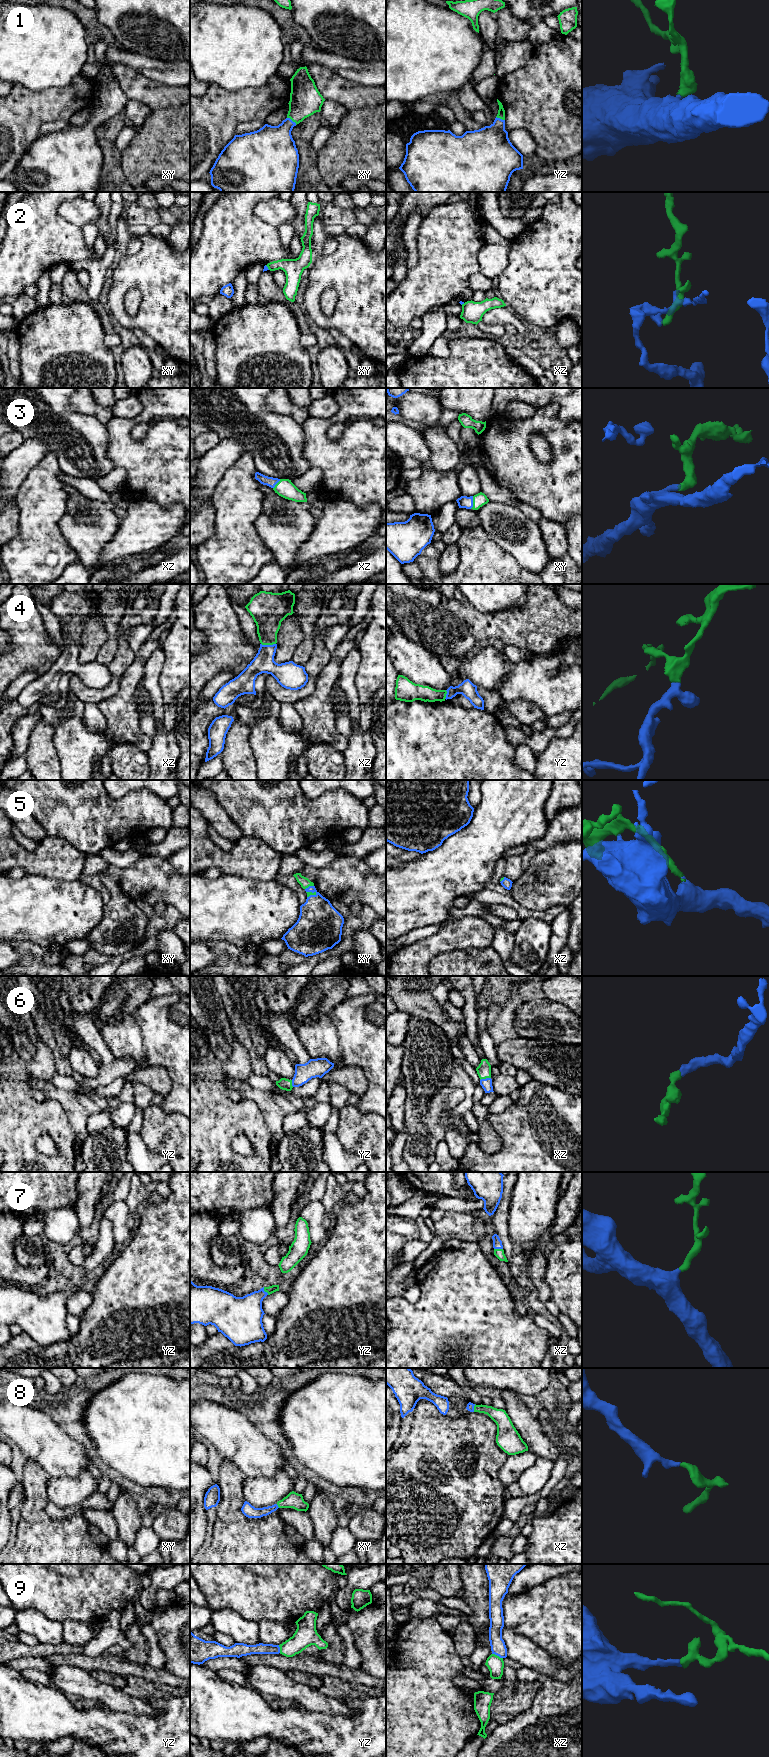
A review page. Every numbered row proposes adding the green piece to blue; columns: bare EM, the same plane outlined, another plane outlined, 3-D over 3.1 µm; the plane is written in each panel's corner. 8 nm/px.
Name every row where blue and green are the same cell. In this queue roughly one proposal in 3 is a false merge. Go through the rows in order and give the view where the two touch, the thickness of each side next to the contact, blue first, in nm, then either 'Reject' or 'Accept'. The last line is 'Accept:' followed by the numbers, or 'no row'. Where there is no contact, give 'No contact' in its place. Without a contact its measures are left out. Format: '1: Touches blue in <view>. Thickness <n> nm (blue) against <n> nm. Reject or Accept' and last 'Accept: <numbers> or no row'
1: Touches blue in xy. Thickness 320 nm (blue) against 260 nm. Accept
2: Touches blue in xy. Thickness 30 nm (blue) against 160 nm. Reject
3: Touches blue in xy. Thickness 100 nm (blue) against 110 nm. Accept
4: Touches blue in xz. Thickness 170 nm (blue) against 240 nm. Accept
5: Touches blue in xy. Thickness 280 nm (blue) against 80 nm. Accept
6: Touches blue in xz. Thickness 90 nm (blue) against 110 nm. Accept
7: Touches blue in yz. Thickness 300 nm (blue) against 60 nm. Accept
8: Touches blue in xz. Thickness 60 nm (blue) against 120 nm. Accept
9: Touches blue in xz. Thickness 120 nm (blue) against 140 nm. Reject
Accept: 1, 3, 4, 5, 6, 7, 8

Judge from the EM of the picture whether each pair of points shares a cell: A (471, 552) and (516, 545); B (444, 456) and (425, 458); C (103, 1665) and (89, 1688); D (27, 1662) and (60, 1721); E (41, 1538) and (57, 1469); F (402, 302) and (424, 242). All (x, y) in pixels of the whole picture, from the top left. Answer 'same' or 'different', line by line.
A: different
B: different
C: different
D: different
E: different
F: same

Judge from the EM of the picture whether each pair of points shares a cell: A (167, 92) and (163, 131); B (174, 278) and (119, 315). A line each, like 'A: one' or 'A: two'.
A: two
B: one

